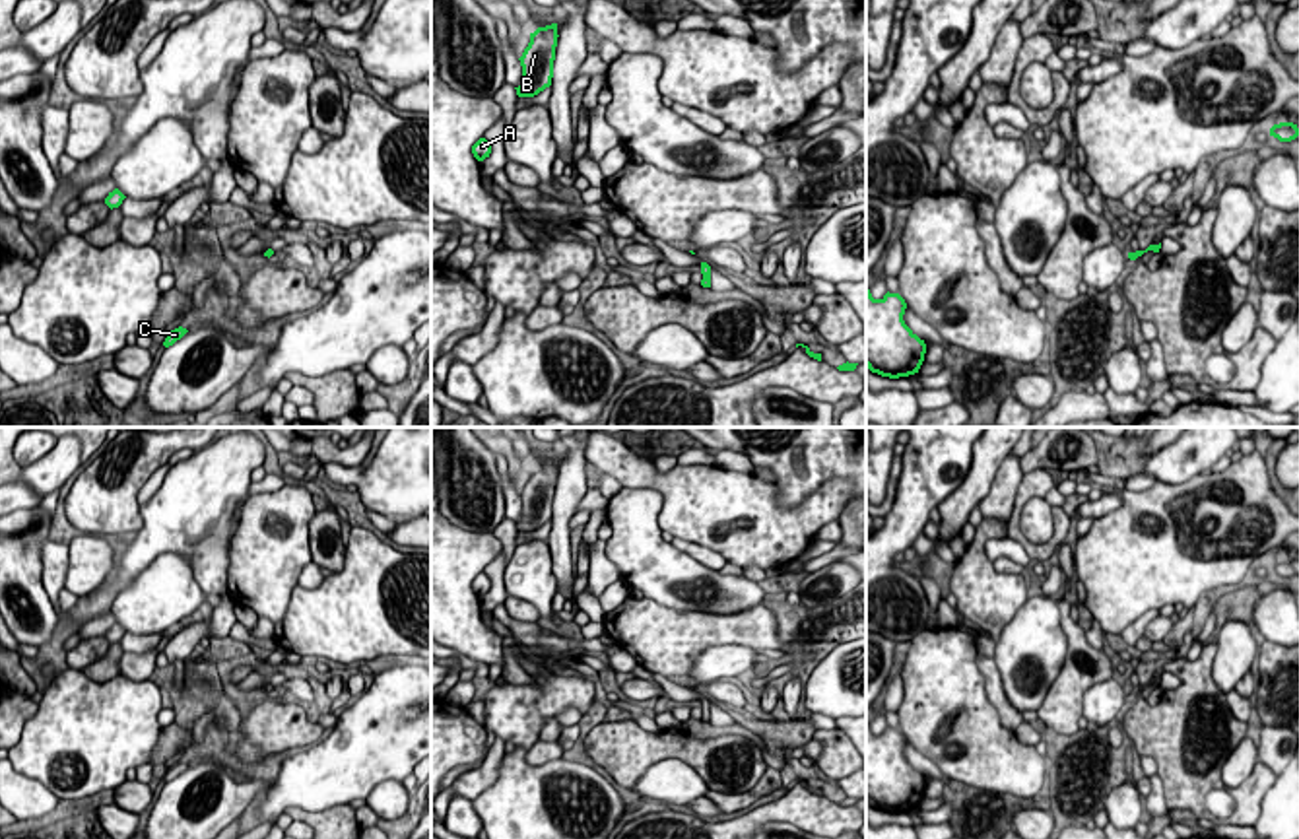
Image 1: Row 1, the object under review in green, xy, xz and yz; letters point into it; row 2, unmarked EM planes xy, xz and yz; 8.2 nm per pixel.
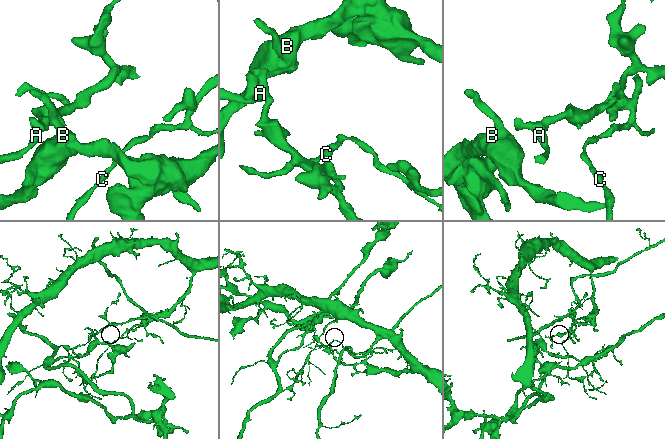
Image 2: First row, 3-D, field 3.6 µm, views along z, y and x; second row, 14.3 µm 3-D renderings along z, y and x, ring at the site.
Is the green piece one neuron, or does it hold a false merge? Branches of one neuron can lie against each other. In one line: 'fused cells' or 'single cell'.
fused cells

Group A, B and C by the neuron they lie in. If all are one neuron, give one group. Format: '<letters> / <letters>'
A / B C

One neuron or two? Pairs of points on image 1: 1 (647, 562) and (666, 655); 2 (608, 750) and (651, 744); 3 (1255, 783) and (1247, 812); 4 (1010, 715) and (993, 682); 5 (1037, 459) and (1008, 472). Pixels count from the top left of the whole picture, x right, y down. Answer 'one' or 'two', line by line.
1: two
2: one
3: one
4: one
5: two

